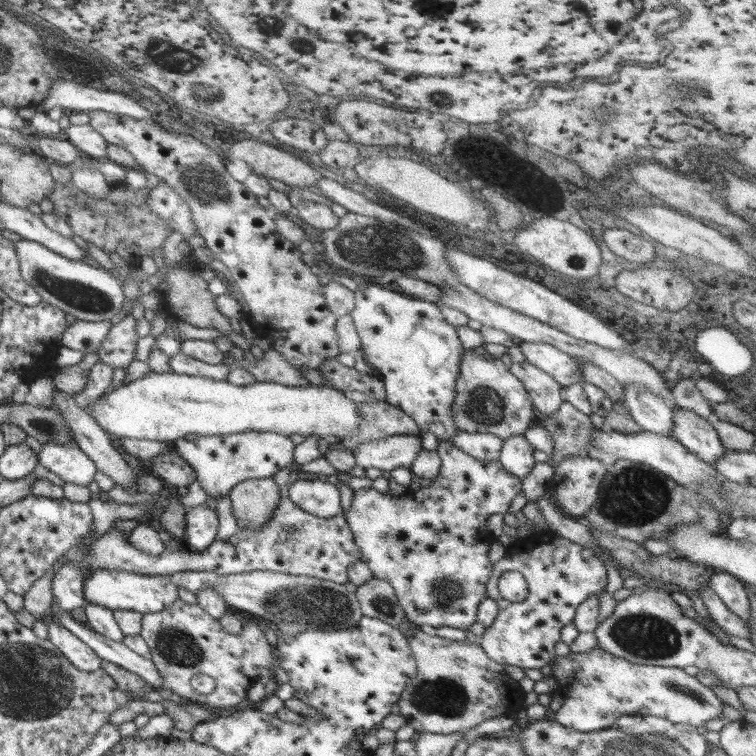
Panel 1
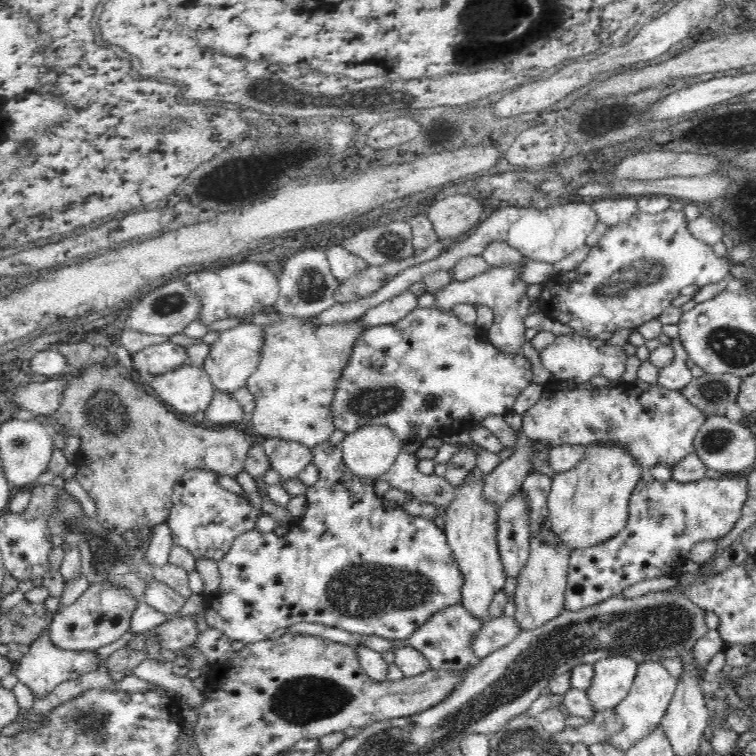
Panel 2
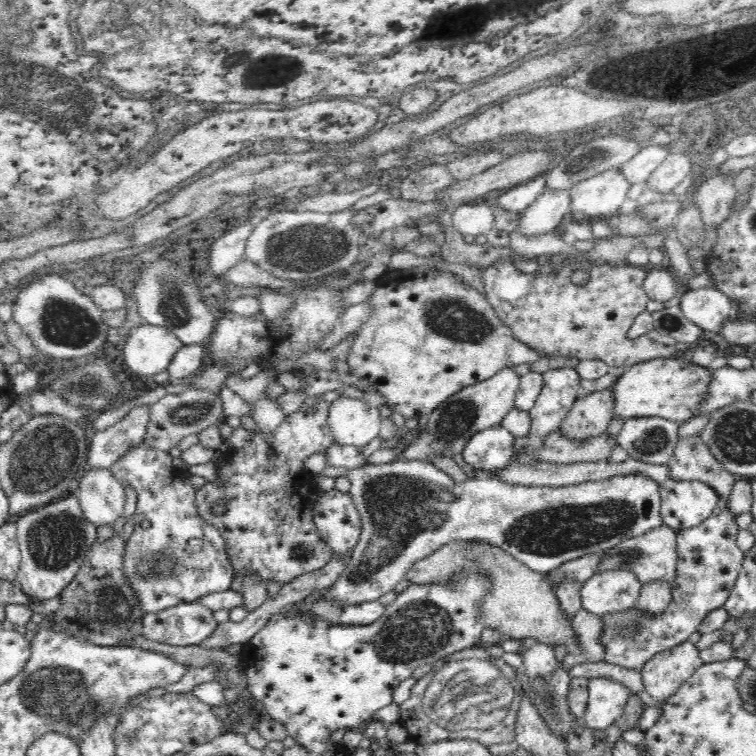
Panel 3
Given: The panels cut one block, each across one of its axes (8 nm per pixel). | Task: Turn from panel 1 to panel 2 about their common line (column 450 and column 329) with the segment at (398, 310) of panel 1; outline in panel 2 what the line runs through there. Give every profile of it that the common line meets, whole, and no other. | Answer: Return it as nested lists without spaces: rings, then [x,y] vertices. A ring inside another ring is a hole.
[[[285,314],[280,316],[280,322],[264,327],[264,346],[258,354],[258,369],[247,379],[246,388],[255,398],[255,411],[250,420],[253,435],[259,440],[281,438],[312,448],[321,442],[328,441],[336,429],[331,411],[334,391],[350,360],[354,343],[368,326],[361,324],[363,318],[313,326],[311,322],[315,316],[308,316],[308,318],[292,318]]]

